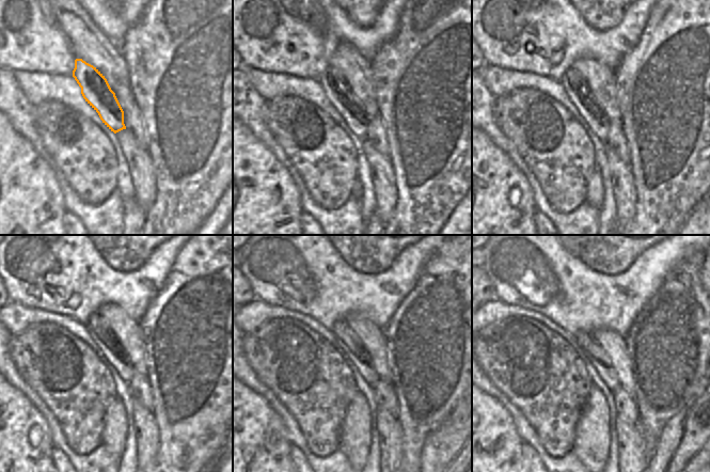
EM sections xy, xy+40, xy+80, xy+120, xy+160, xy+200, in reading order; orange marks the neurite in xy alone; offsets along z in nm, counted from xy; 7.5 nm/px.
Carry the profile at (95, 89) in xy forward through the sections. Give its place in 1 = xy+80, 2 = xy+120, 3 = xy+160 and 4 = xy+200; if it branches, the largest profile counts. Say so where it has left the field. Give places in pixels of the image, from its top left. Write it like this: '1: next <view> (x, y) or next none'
1: next xy+80 (574, 85)
2: next xy+120 (103, 335)
3: next xy+160 (347, 340)
4: next xy+200 (596, 355)

